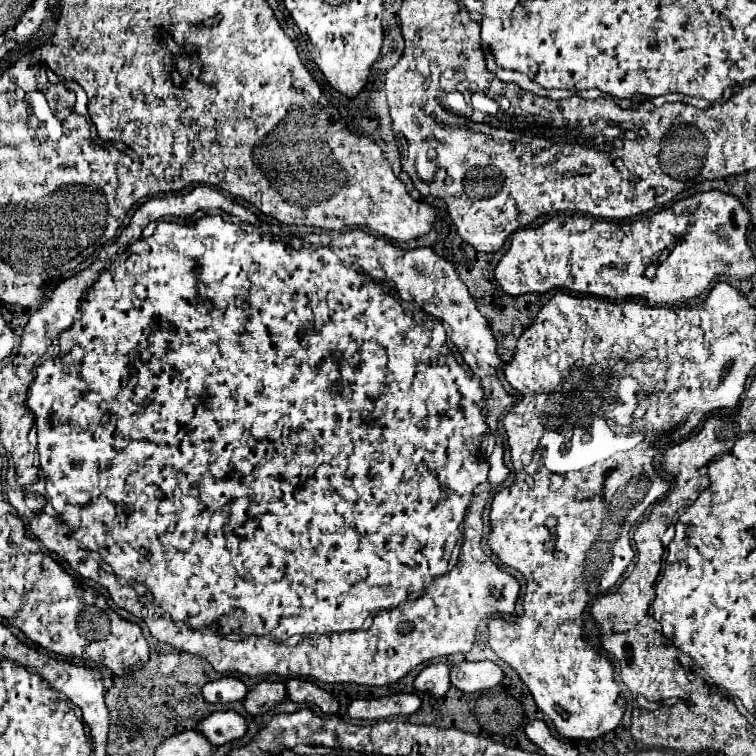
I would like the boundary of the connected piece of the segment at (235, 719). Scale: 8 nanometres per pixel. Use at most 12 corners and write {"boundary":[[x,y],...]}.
{"boundary":[[216,711],[198,725],[214,745],[244,737],[248,721]]}

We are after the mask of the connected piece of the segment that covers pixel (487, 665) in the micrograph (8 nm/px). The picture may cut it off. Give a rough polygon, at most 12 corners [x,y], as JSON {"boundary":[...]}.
{"boundary":[[492,661],[452,667],[452,685],[464,693],[502,683]]}

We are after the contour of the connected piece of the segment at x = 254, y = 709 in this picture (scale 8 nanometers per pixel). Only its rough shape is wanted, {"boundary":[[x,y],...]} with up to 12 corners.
{"boundary":[[262,681],[248,691],[246,711],[262,715],[286,699],[286,685]]}

